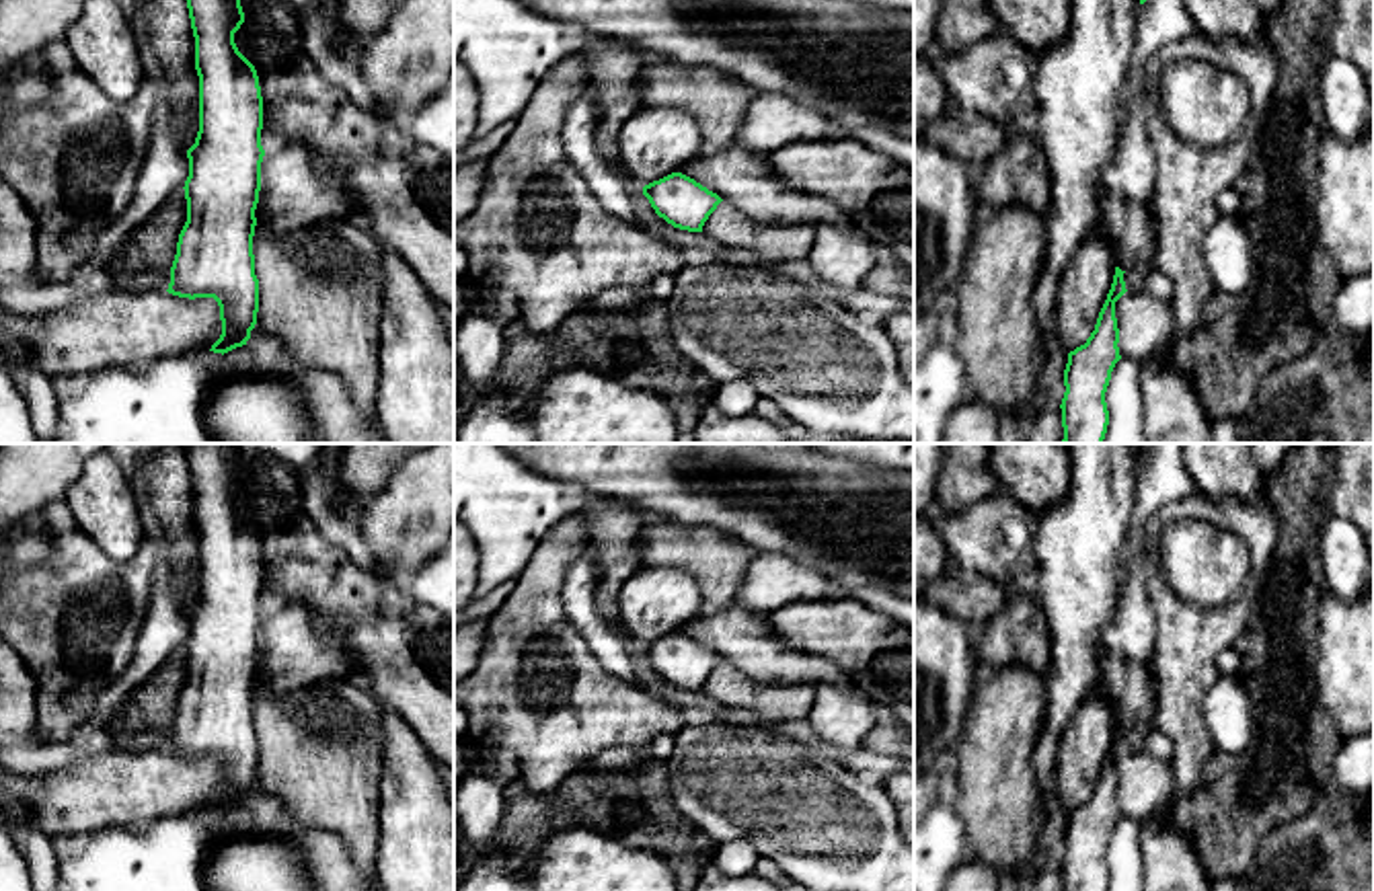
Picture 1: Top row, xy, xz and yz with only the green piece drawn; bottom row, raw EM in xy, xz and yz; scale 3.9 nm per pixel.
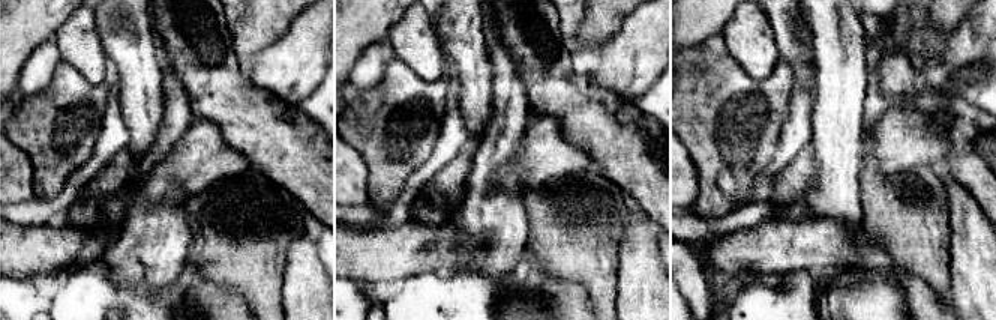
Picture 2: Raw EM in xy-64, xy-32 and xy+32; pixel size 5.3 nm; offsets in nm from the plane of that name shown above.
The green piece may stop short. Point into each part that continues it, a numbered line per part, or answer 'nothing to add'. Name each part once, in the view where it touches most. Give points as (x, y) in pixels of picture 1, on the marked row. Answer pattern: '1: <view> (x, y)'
nothing to add

